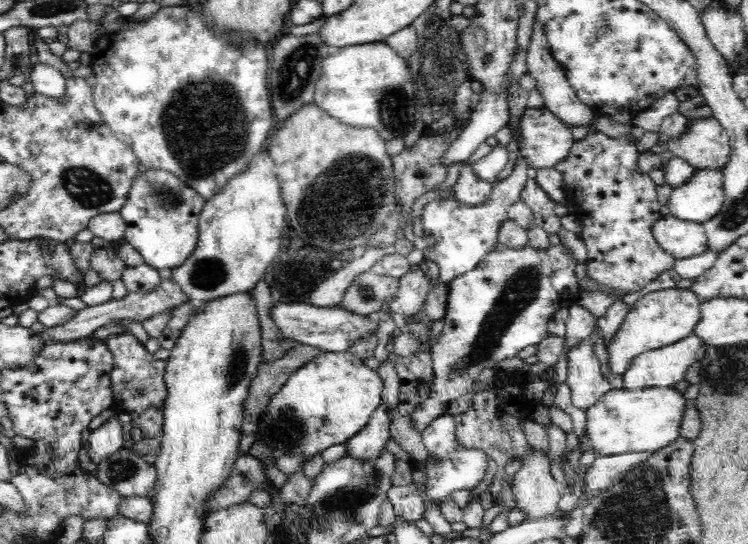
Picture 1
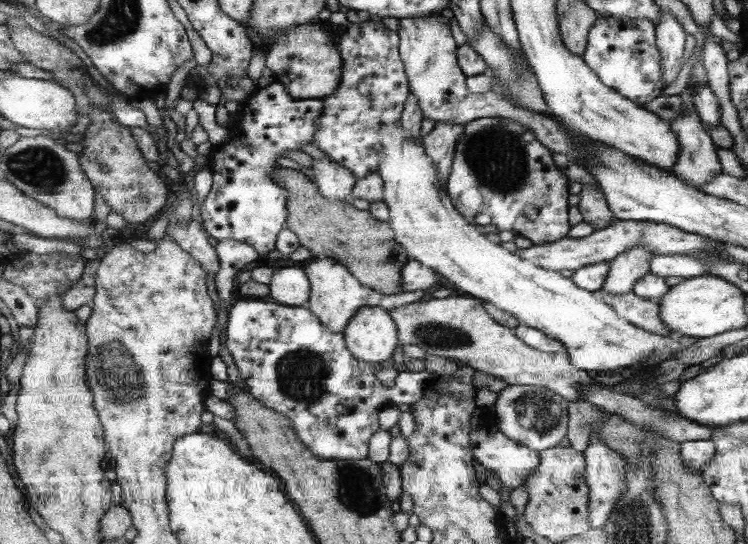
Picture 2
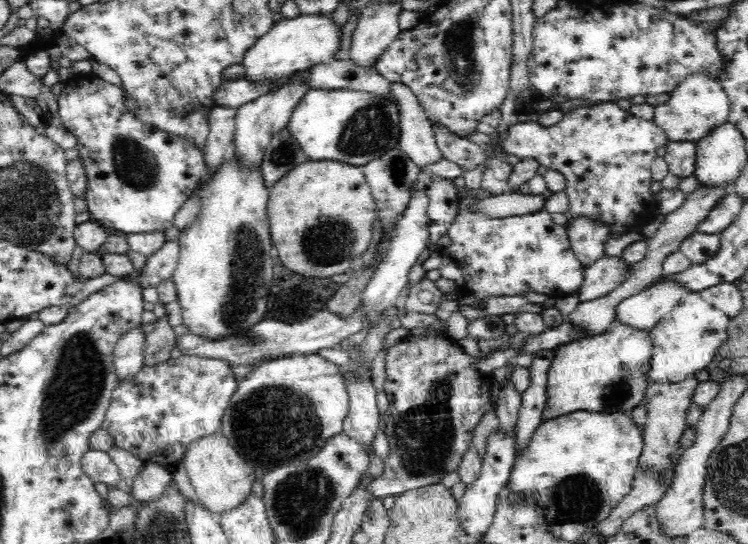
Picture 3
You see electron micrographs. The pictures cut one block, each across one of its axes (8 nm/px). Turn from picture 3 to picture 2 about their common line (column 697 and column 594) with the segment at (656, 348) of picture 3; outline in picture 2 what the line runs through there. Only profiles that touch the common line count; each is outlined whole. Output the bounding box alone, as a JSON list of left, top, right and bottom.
[377,123,684,374]

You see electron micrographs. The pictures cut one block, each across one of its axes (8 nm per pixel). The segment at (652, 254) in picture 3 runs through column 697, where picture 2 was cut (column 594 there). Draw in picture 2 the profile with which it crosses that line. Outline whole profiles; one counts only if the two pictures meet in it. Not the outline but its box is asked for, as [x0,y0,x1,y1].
[578,184,616,230]

